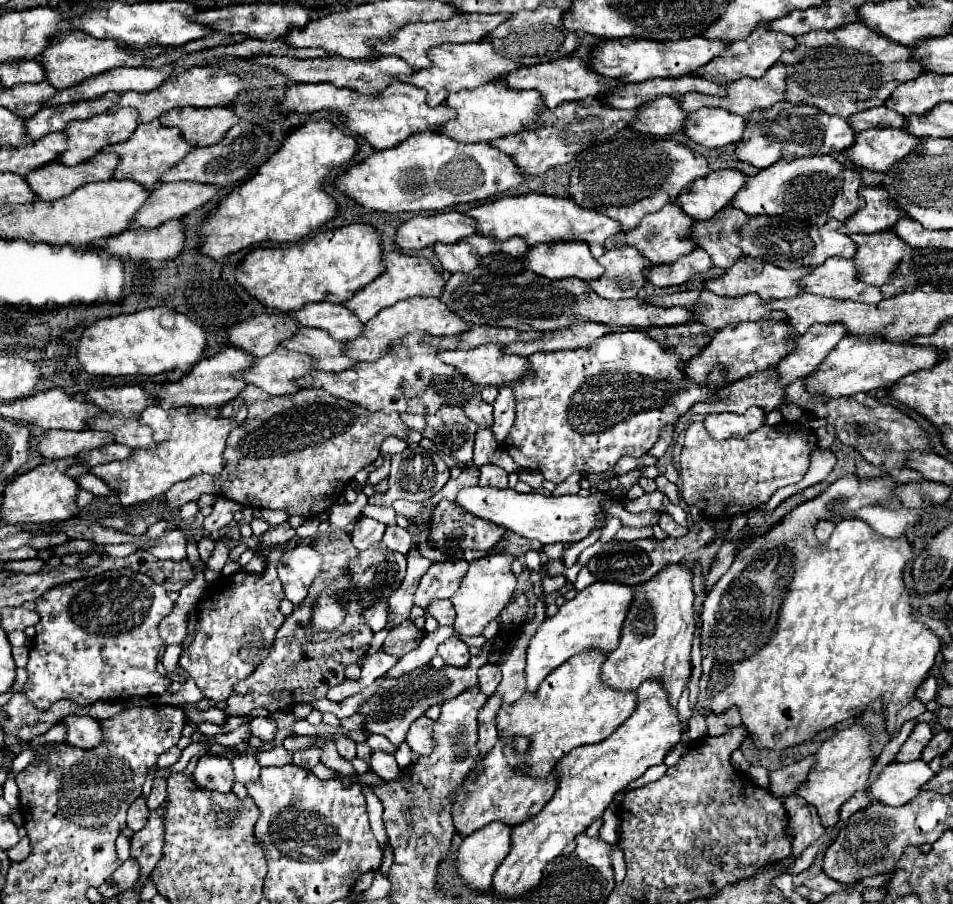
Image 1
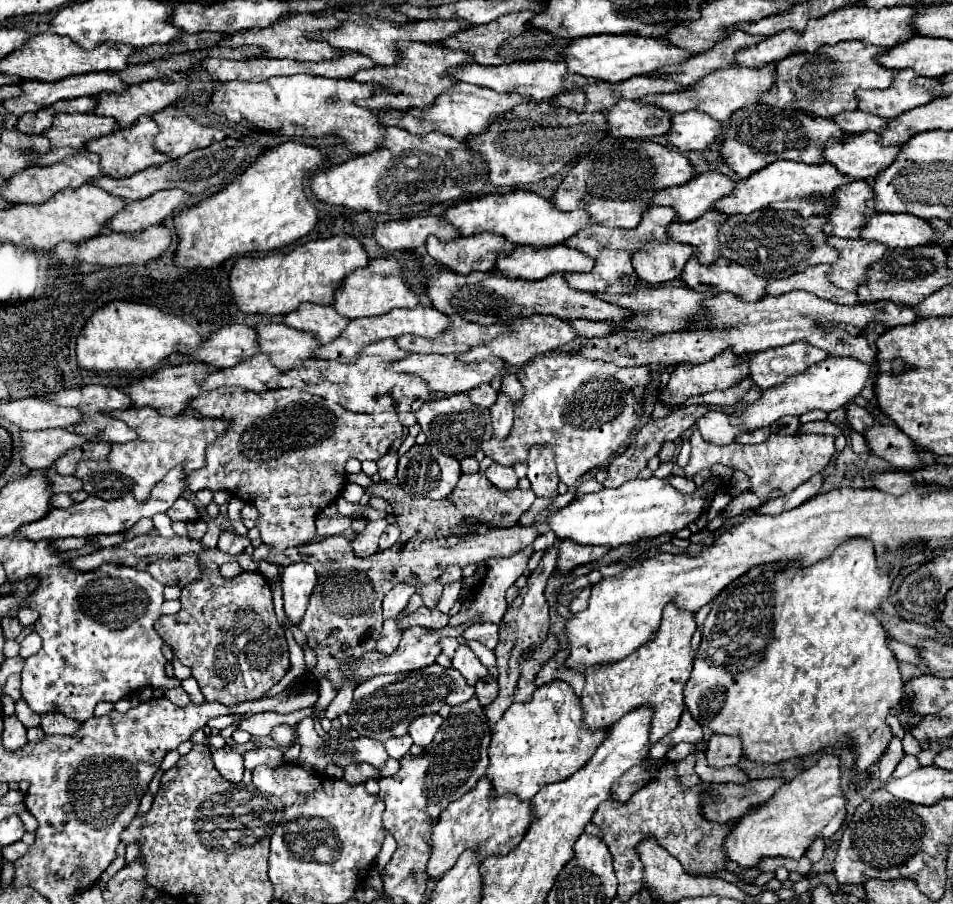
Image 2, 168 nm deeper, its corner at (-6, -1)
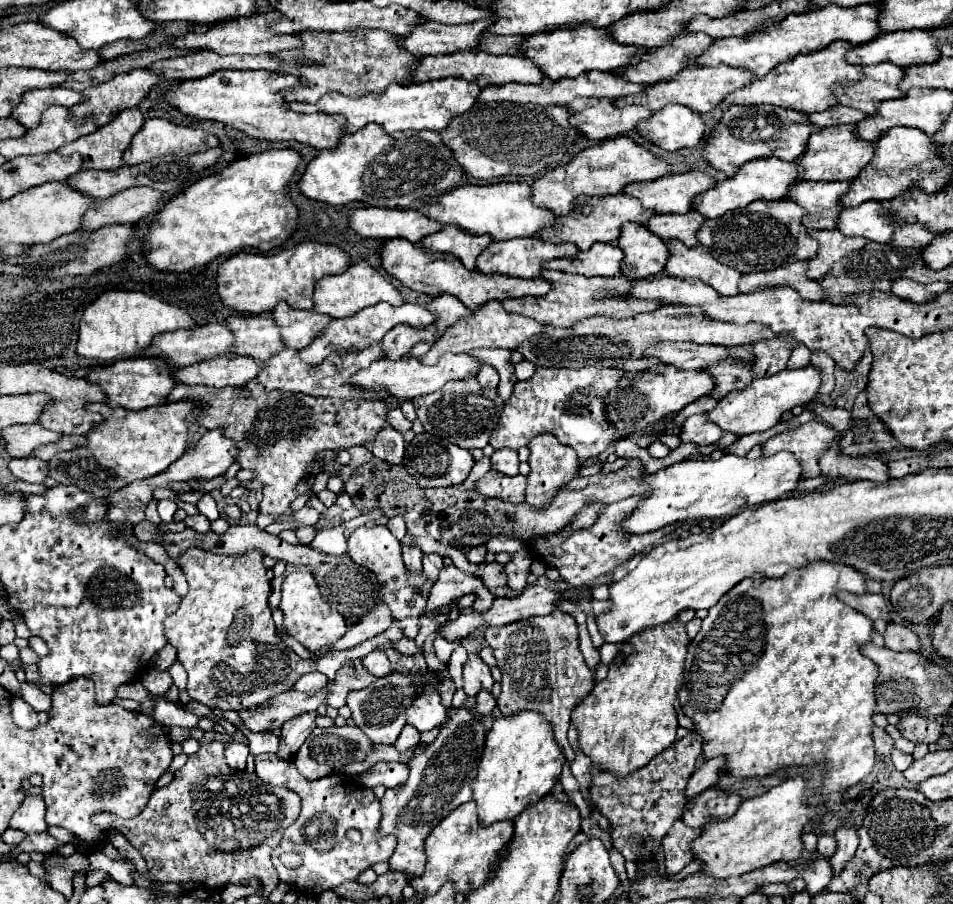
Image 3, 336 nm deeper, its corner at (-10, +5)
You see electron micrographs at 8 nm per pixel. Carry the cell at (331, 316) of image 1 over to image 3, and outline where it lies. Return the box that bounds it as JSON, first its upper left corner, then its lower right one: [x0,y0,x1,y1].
[272,301,332,351]

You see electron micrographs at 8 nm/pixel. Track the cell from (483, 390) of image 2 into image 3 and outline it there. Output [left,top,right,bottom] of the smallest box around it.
[476,363,498,389]

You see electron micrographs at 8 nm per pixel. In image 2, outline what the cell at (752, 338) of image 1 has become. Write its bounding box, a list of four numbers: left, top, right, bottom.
[660,349,750,407]

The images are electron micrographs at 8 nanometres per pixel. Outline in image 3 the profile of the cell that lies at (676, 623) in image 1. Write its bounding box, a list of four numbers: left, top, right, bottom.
[572,619,688,777]

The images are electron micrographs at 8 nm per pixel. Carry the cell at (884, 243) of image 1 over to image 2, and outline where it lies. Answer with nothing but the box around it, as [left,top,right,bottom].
[828,237,890,291]

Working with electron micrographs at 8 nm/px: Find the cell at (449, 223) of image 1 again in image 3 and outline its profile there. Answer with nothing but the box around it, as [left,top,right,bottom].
[348,207,442,243]

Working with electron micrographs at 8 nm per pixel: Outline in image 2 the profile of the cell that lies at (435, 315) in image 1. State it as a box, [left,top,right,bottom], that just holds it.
[316,305,450,363]

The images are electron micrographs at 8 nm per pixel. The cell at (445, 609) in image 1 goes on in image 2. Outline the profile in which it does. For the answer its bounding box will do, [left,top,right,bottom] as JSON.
[418,581,442,609]

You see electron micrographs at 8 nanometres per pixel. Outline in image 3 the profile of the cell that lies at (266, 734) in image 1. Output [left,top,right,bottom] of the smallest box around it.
[276,711,318,761]

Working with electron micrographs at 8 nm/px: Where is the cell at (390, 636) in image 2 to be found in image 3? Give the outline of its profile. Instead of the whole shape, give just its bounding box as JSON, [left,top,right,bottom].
[362,649,390,677]

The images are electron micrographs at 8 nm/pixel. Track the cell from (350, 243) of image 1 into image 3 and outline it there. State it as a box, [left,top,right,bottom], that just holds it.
[216,241,350,315]

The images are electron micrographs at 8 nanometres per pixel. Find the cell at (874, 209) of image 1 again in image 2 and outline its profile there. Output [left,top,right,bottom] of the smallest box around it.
[826,181,878,237]

